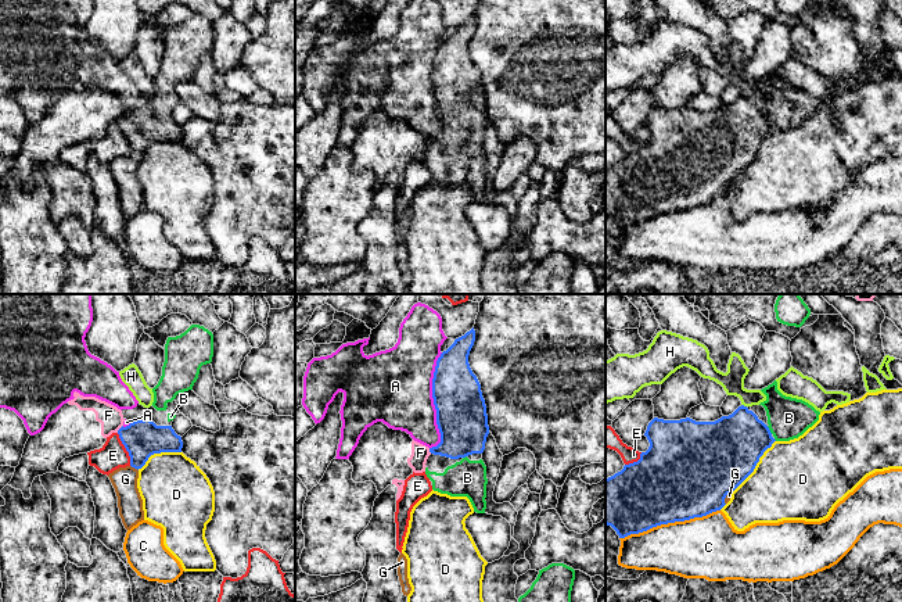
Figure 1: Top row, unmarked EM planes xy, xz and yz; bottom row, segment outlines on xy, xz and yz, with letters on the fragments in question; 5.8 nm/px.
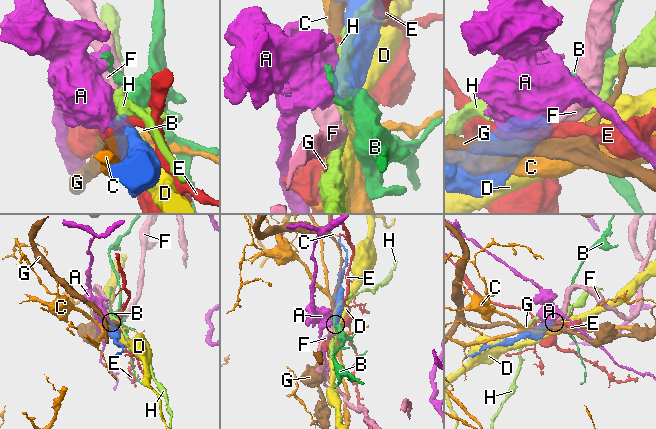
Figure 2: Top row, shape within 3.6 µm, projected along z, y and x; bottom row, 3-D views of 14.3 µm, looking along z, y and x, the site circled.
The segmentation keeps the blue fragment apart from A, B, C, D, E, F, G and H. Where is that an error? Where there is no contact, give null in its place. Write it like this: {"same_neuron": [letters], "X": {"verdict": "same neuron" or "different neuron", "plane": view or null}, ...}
{"same_neuron": ["B"], "A": {"verdict": "different neuron", "plane": "xz"}, "B": {"verdict": "same neuron", "plane": "yz"}, "C": {"verdict": "different neuron", "plane": "yz"}, "D": {"verdict": "different neuron", "plane": "yz"}, "E": {"verdict": "different neuron", "plane": "xy"}, "F": {"verdict": "different neuron", "plane": "xy"}, "G": {"verdict": "different neuron", "plane": "xy"}, "H": {"verdict": "different neuron", "plane": "yz"}}

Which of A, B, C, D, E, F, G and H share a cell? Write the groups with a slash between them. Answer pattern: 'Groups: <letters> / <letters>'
Groups: A / B / C / D / E / F / G / H

